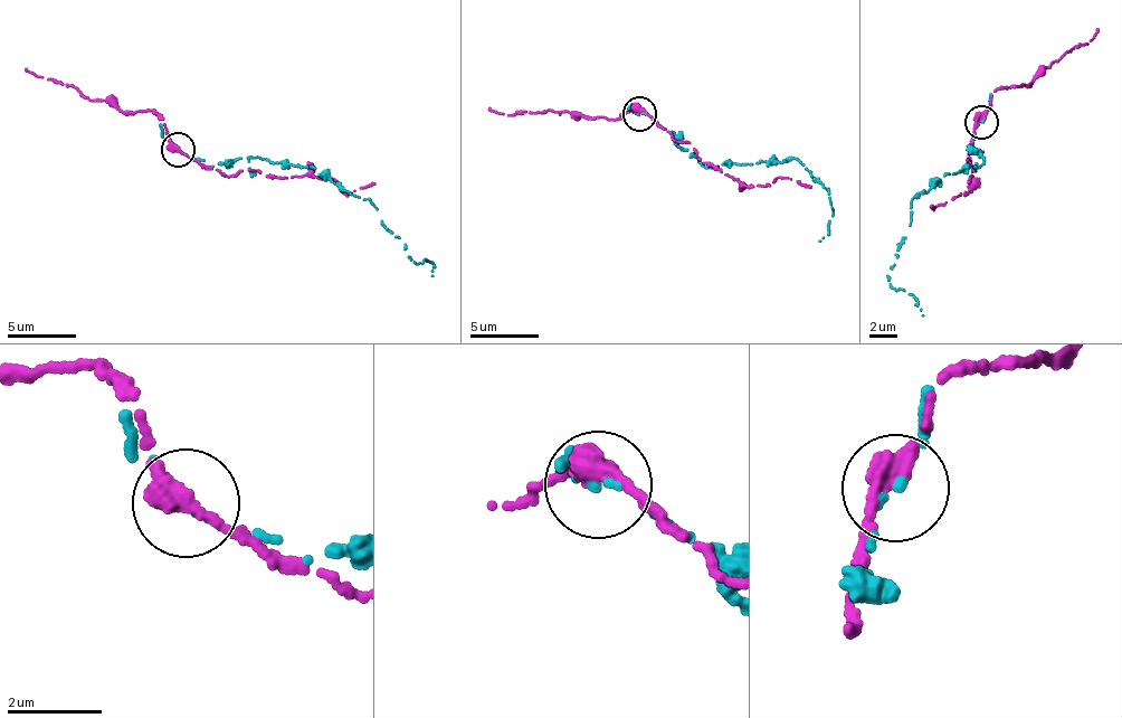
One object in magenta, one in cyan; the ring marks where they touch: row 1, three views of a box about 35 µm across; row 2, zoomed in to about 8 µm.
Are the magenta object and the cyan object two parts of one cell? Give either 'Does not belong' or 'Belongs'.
Does not belong

